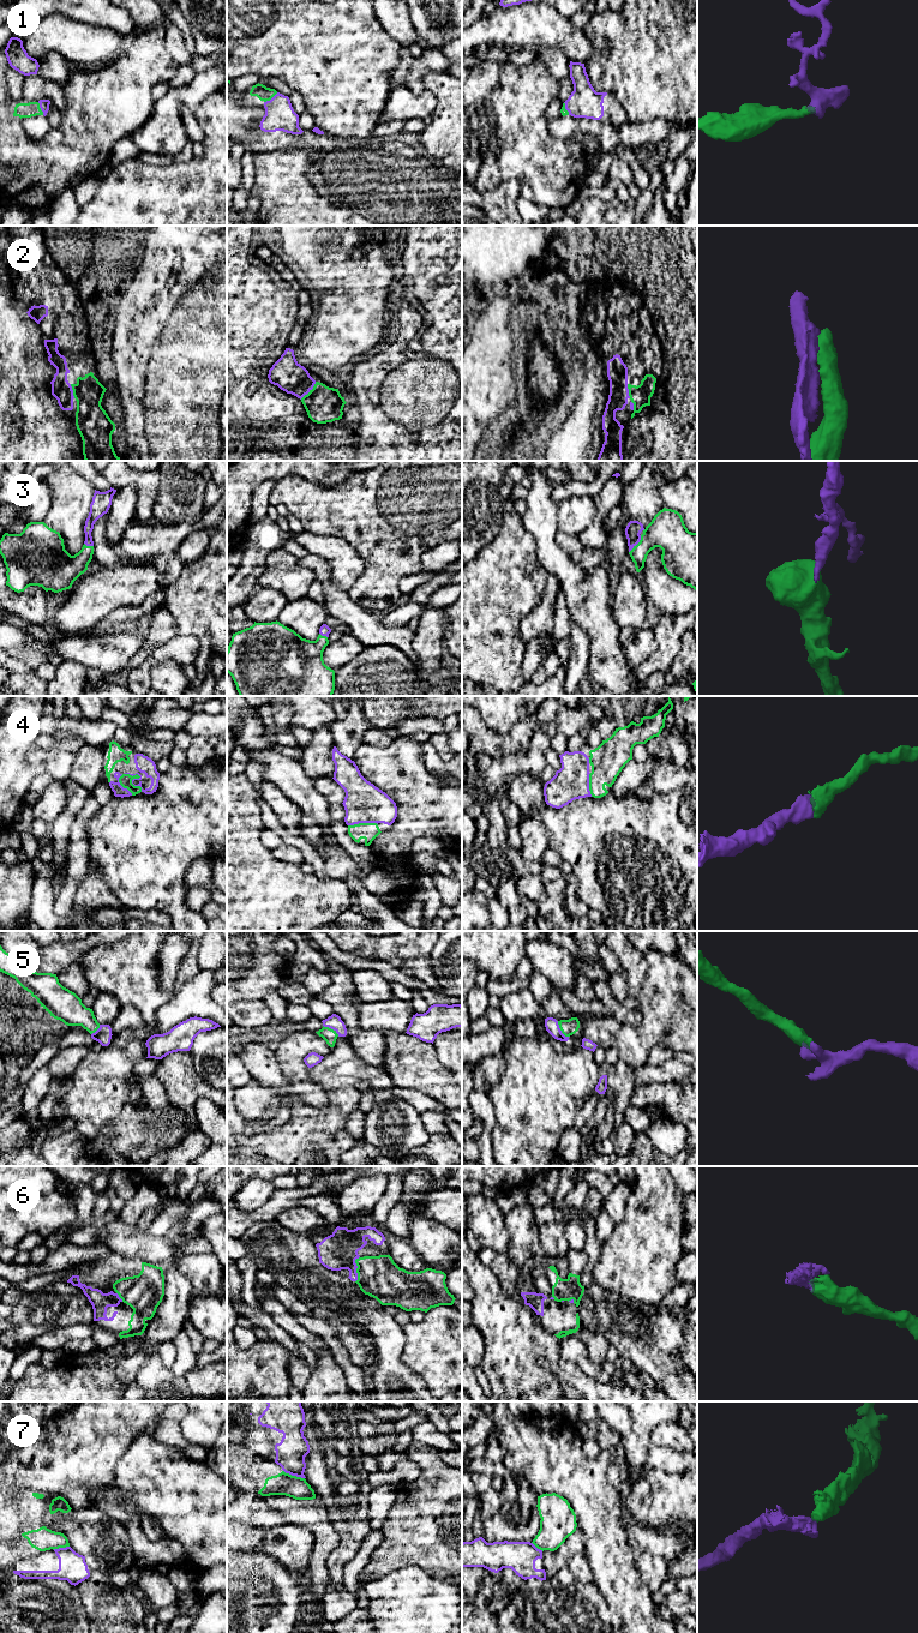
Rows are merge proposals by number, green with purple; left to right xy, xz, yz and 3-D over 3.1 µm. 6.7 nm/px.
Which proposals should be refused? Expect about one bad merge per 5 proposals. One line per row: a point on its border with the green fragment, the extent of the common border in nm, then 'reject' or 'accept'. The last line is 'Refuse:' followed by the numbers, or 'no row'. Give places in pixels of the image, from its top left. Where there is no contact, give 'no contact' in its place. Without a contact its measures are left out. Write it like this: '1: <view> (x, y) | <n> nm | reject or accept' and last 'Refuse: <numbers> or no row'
1: xz (270, 98) | 120 nm | accept
2: xz (310, 391) | 160 nm | accept
3: yz (637, 544) | 150 nm | accept
4: xy (131, 782) | 170 nm | accept
5: xz (330, 1028) | 130 nm | accept
6: xz (356, 1270) | 180 nm | accept
7: xz (294, 1476) | 160 nm | reject
Refuse: 7

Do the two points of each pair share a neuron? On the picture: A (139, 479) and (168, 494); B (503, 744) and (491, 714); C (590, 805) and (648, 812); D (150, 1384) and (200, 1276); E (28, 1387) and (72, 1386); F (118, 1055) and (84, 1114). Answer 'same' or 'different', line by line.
A: different
B: different
C: same
D: different
E: same
F: same

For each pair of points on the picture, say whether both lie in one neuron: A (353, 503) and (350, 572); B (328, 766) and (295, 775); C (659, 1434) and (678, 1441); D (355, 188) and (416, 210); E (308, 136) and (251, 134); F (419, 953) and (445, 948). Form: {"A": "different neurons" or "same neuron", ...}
{"A": "different neurons", "B": "different neurons", "C": "same neuron", "D": "same neuron", "E": "same neuron", "F": "different neurons"}

